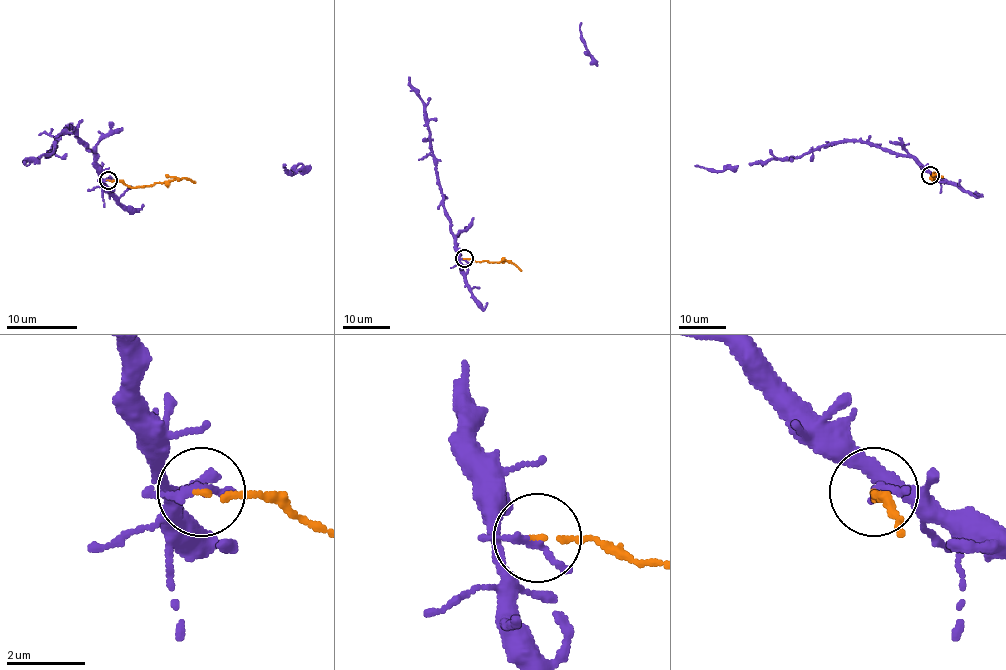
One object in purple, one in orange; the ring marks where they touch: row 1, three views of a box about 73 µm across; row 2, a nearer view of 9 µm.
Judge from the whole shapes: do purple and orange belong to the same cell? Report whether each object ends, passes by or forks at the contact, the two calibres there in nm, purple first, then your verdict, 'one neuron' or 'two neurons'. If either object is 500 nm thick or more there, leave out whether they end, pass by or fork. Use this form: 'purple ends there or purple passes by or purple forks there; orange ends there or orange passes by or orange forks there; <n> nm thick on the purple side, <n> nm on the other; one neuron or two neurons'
purple ends there; orange ends there; 240 nm thick on the purple side, 130 nm on the other; two neurons

